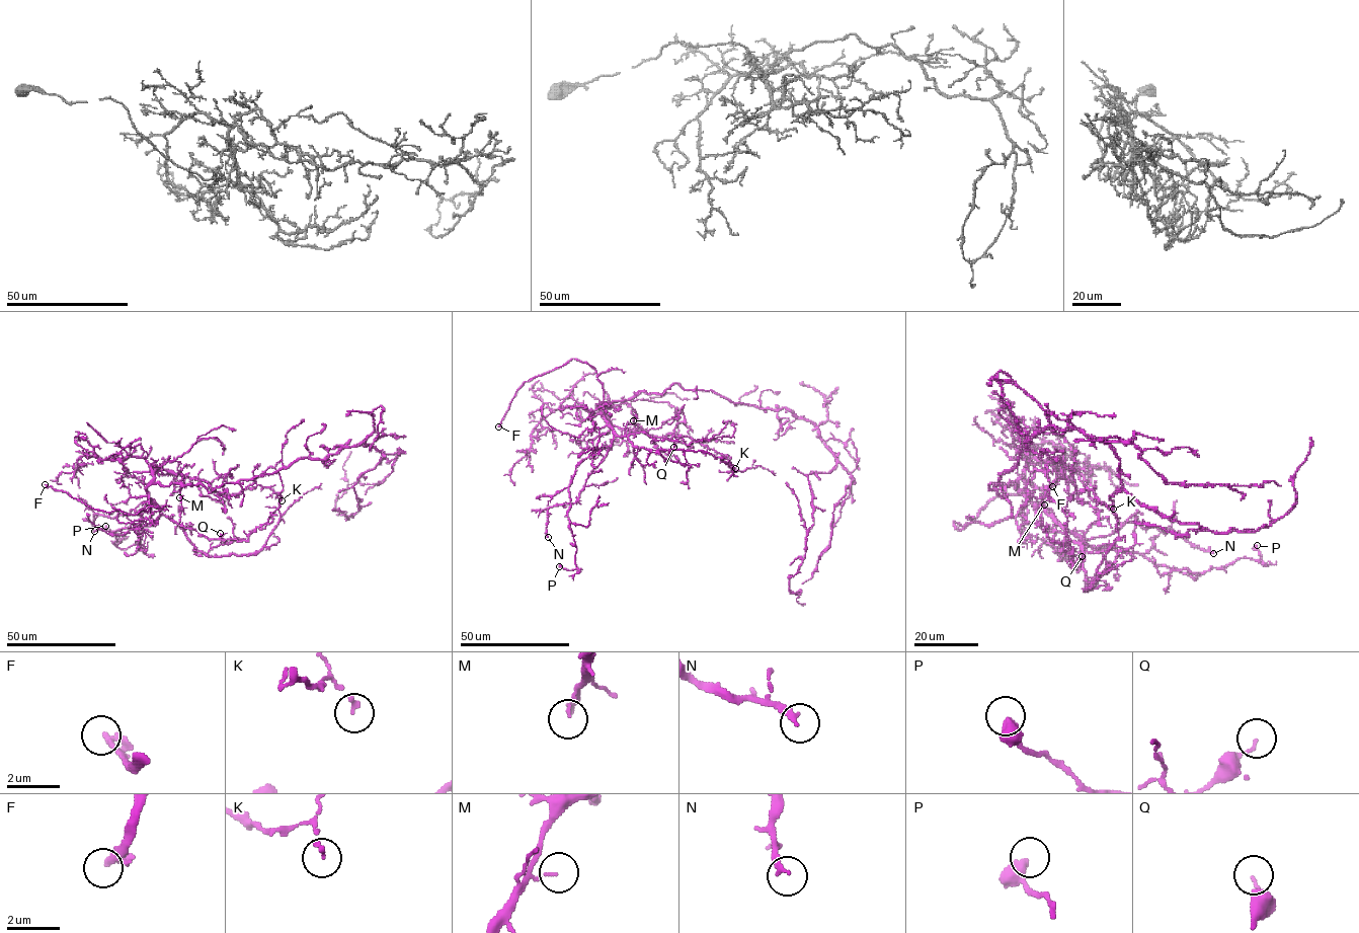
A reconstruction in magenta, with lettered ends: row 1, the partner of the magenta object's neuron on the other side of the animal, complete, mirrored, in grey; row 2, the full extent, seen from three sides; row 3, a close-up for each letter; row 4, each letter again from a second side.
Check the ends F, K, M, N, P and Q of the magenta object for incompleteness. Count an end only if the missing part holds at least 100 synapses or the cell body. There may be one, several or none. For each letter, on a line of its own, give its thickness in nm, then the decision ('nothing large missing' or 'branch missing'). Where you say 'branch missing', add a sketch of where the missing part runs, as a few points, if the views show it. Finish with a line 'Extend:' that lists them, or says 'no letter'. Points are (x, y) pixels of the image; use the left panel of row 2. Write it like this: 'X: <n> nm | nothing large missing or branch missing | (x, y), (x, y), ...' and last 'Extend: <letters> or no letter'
F: 260 nm | branch missing
K: 150 nm | nothing large missing
M: 80 nm | nothing large missing
N: 190 nm | nothing large missing
P: 320 nm | nothing large missing
Q: 80 nm | nothing large missing
Extend: F

